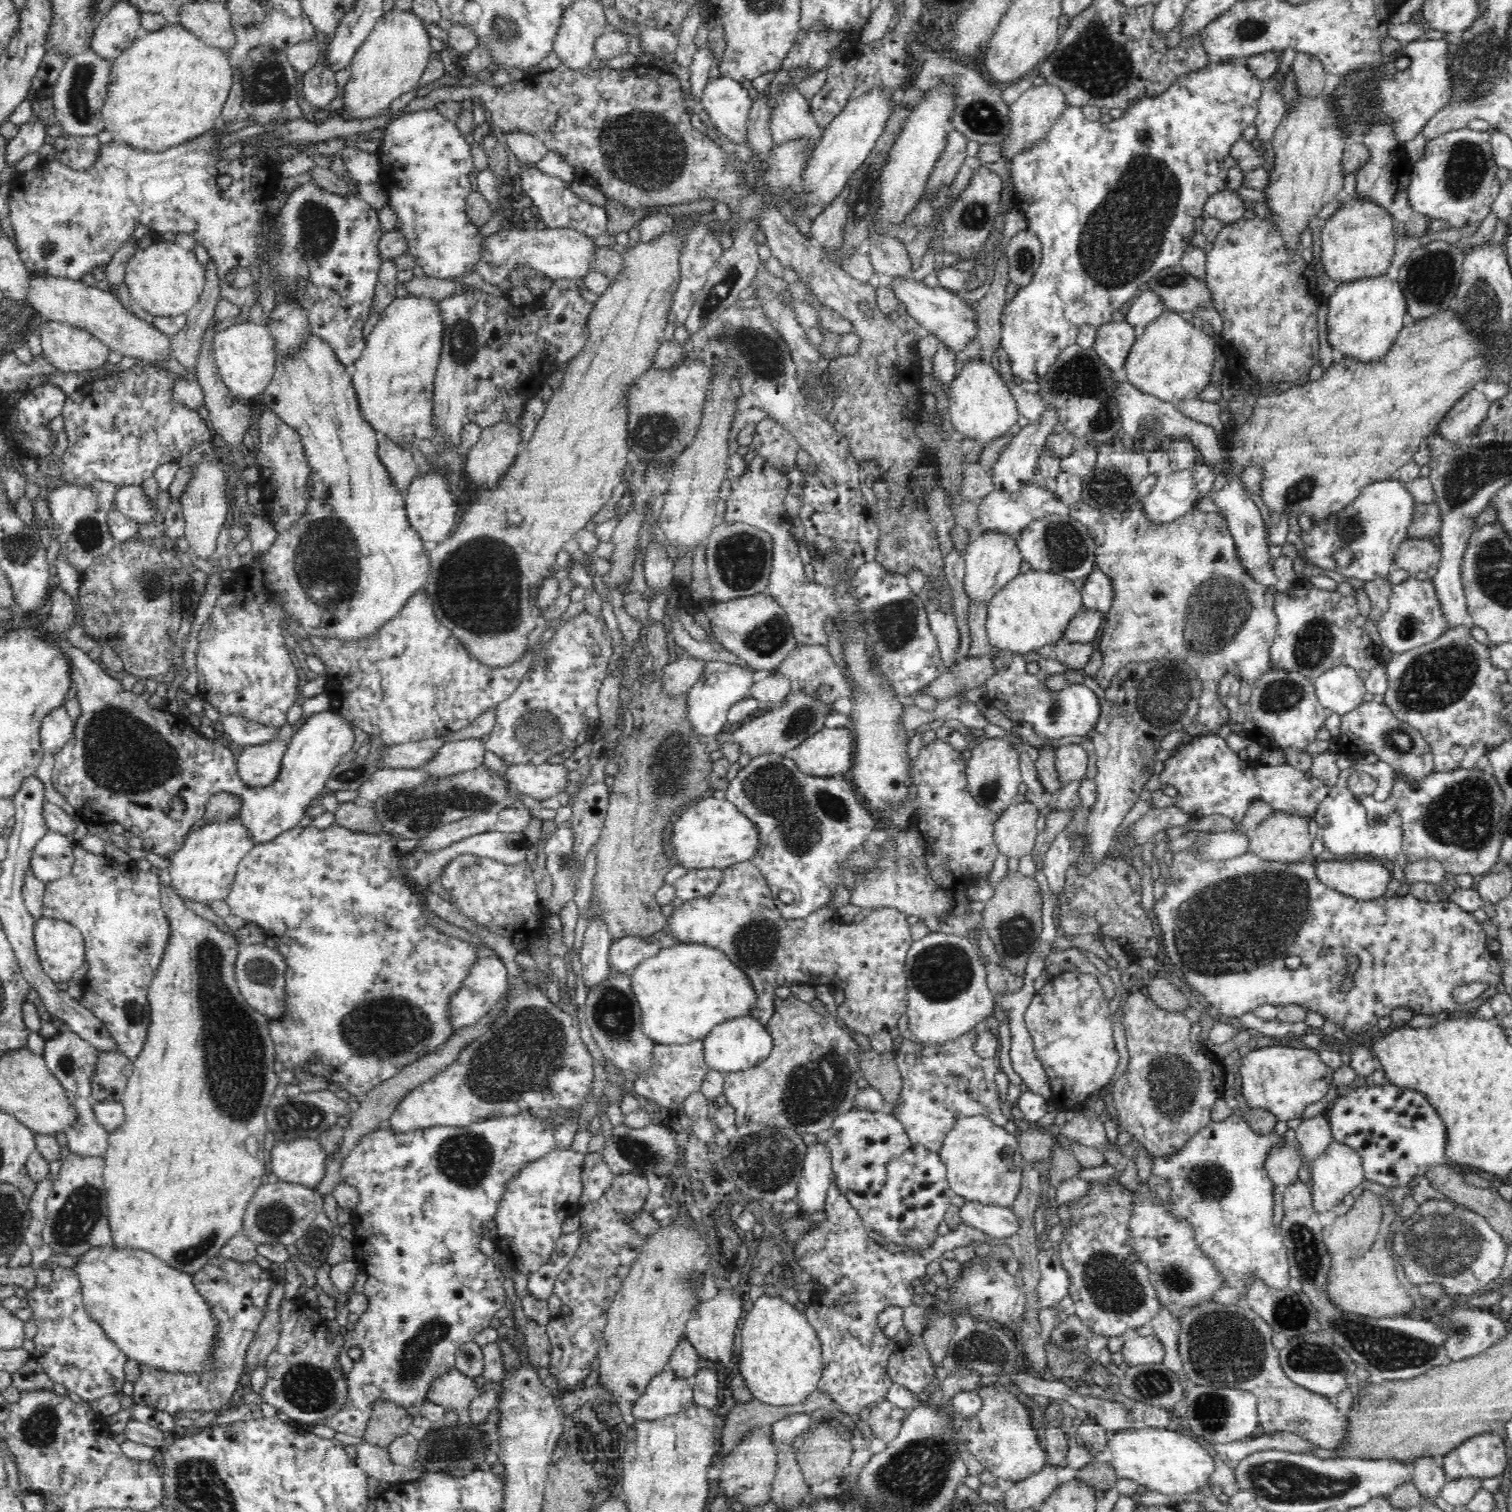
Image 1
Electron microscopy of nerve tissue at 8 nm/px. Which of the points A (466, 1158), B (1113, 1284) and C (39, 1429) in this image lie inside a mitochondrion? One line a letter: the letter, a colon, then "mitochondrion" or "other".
A: mitochondrion
B: mitochondrion
C: mitochondrion

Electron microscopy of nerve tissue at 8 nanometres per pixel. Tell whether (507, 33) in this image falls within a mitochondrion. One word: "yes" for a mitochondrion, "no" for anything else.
yes

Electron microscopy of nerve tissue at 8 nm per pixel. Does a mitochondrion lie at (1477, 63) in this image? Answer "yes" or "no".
yes

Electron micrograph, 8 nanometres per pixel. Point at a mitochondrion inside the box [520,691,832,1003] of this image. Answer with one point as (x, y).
(672, 762)

